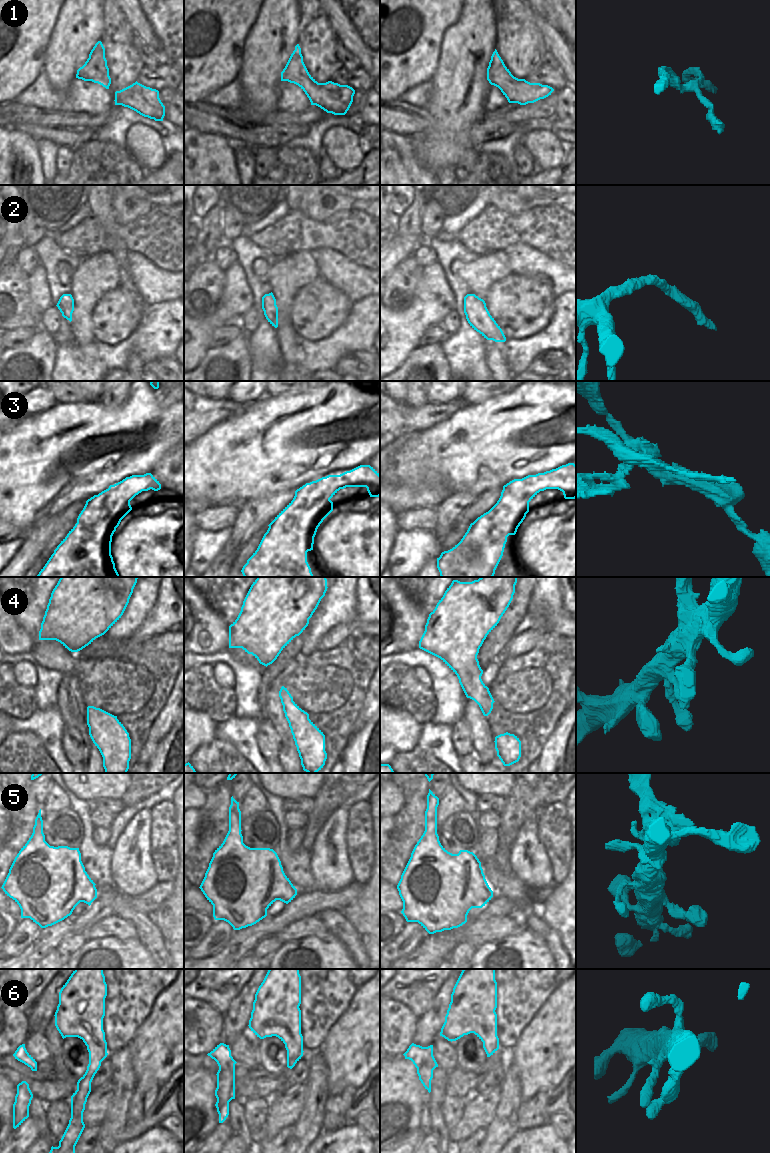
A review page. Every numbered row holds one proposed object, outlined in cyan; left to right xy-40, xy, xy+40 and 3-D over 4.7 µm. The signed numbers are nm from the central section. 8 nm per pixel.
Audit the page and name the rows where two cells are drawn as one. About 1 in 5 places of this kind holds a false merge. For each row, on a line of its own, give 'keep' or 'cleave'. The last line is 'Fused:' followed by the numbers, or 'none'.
1: keep
2: keep
3: cleave
4: keep
5: cleave
6: keep
Fused: 3, 5

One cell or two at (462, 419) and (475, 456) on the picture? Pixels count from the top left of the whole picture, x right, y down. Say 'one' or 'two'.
one

